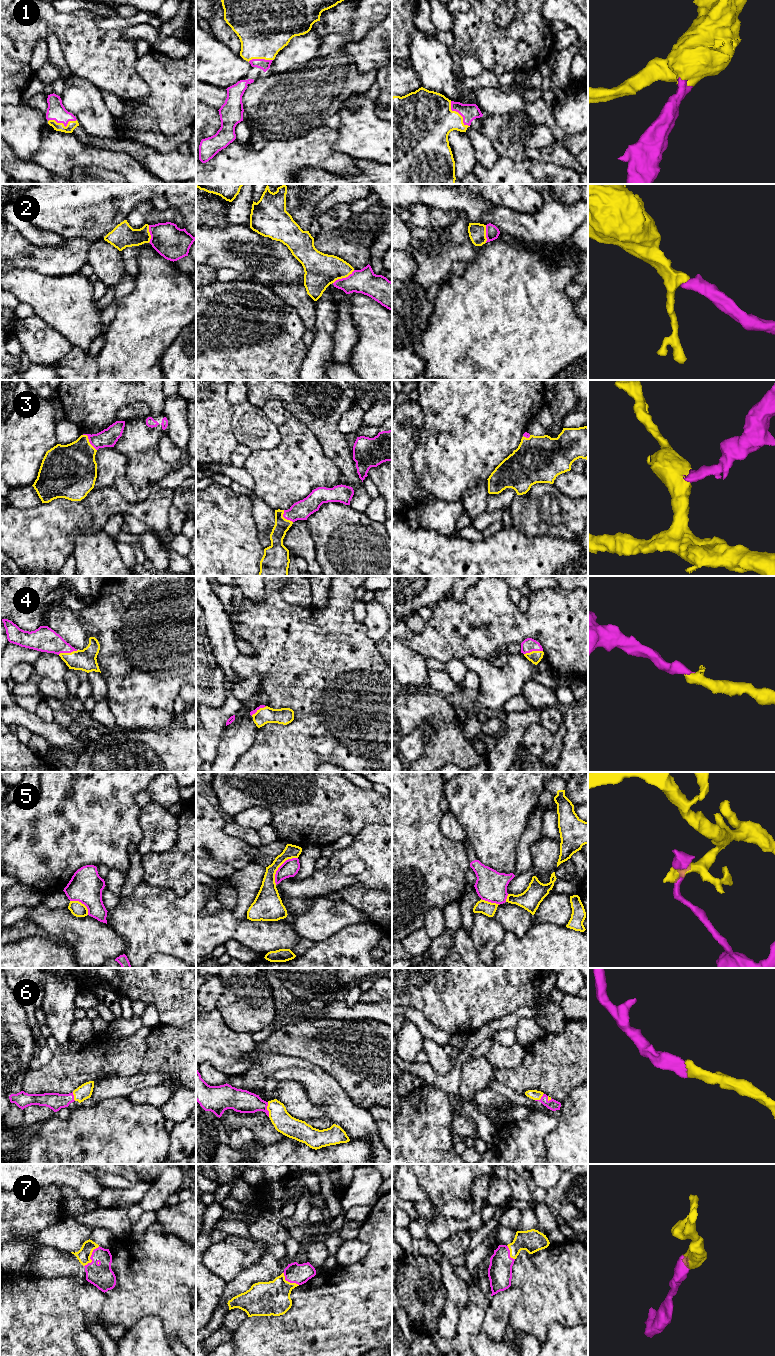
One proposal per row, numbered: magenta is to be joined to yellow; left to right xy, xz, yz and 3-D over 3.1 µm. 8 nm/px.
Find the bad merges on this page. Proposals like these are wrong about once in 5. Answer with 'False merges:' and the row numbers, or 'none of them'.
False merges: 5

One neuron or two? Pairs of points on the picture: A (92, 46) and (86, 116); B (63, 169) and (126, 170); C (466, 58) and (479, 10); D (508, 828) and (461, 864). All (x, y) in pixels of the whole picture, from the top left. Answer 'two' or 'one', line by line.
A: two
B: one
C: two
D: two

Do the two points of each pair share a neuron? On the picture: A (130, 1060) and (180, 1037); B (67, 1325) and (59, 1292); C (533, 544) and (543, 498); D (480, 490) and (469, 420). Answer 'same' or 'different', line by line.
A: different
B: same
C: different
D: different

